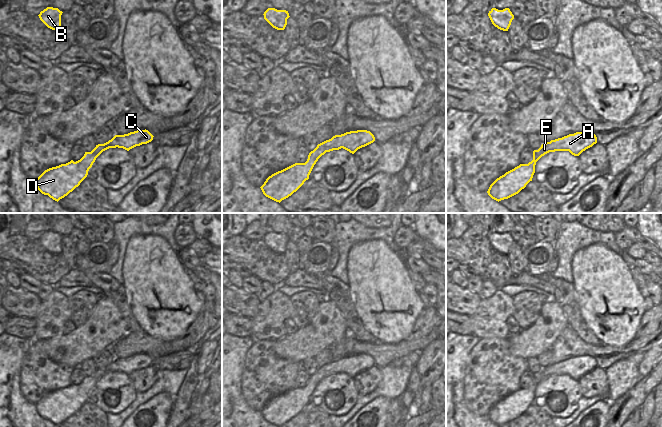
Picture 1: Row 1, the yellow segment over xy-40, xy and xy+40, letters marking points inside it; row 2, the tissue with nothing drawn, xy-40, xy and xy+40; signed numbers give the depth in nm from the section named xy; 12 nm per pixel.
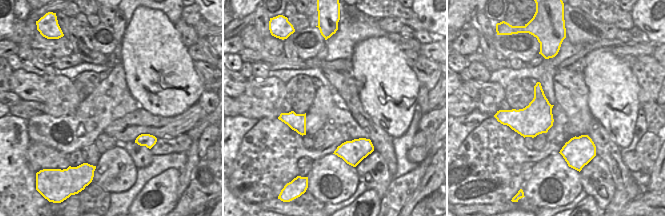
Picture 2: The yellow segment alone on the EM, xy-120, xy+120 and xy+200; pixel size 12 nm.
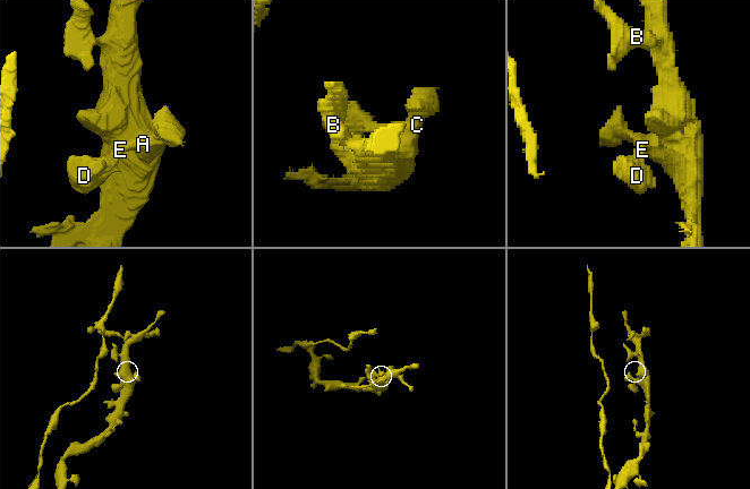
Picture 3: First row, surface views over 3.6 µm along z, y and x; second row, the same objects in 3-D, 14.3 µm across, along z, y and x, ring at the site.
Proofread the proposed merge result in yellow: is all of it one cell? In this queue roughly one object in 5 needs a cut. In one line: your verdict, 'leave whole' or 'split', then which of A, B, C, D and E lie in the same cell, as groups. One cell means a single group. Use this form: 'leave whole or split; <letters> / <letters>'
leave whole; A B C D E

